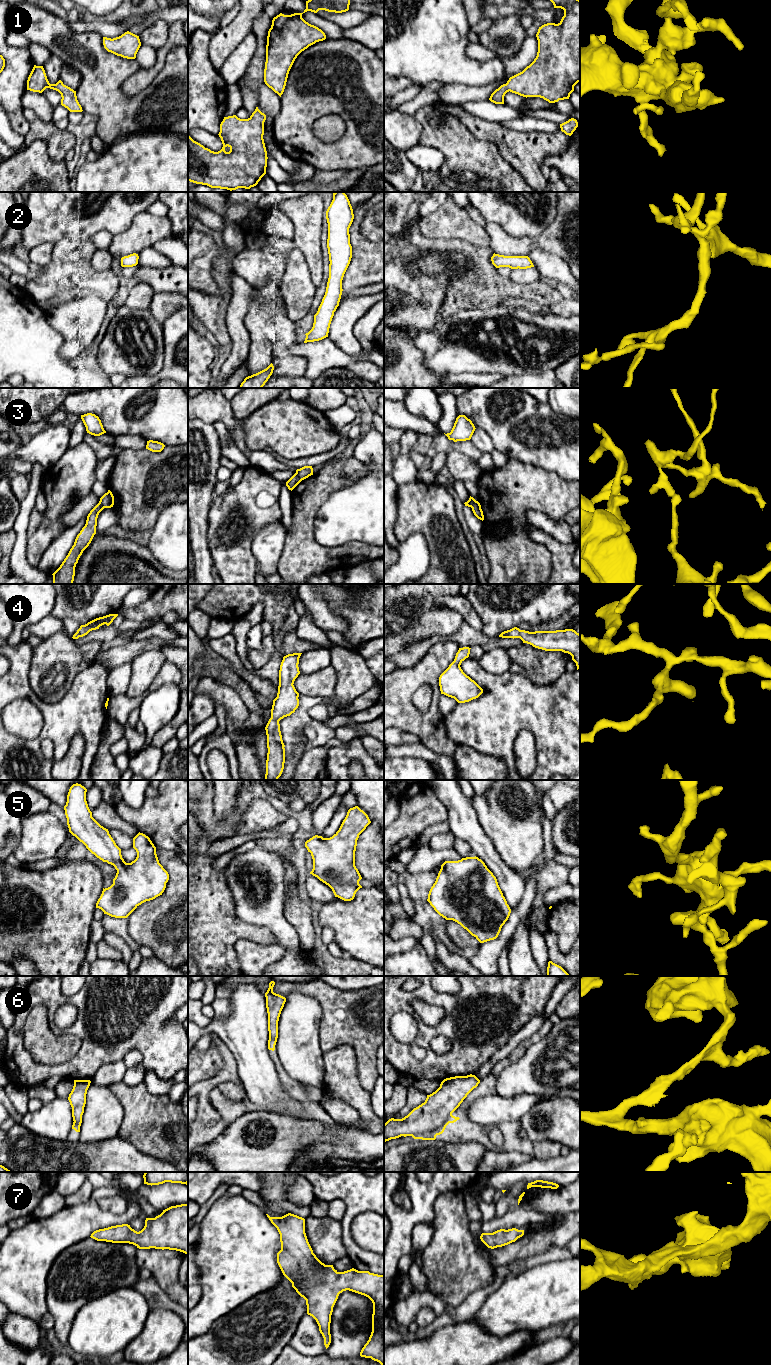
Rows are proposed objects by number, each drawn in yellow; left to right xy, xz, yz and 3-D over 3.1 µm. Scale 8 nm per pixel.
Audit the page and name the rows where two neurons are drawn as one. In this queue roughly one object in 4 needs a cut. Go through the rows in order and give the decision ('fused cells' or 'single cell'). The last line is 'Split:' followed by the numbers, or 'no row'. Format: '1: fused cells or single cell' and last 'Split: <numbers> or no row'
1: single cell
2: single cell
3: fused cells
4: single cell
5: single cell
6: single cell
7: single cell
Split: 3

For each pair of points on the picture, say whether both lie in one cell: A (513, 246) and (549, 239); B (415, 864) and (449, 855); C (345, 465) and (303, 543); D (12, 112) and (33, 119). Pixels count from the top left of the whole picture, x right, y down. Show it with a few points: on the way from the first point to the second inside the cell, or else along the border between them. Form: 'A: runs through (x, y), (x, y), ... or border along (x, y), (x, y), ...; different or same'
A: runs through (522, 246), (540, 241); same
B: runs through (423, 860), (441, 856); same
C: runs through (326, 484), (305, 505), (303, 524); same
D: border along (23, 109), (29, 125), (24, 136); different

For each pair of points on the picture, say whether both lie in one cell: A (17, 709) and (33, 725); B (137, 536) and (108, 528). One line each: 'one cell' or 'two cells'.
A: one cell
B: one cell

